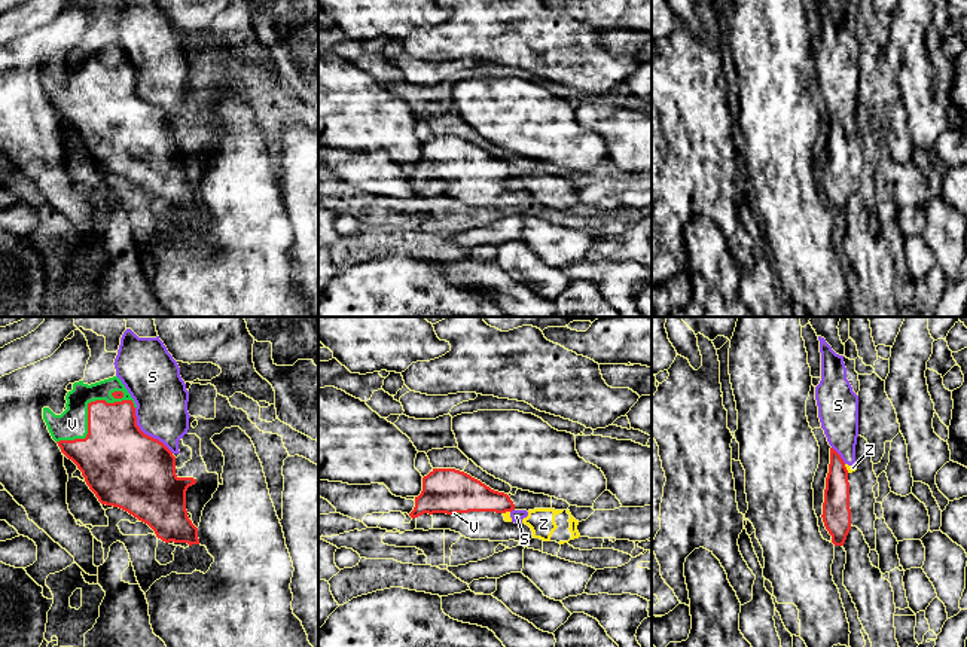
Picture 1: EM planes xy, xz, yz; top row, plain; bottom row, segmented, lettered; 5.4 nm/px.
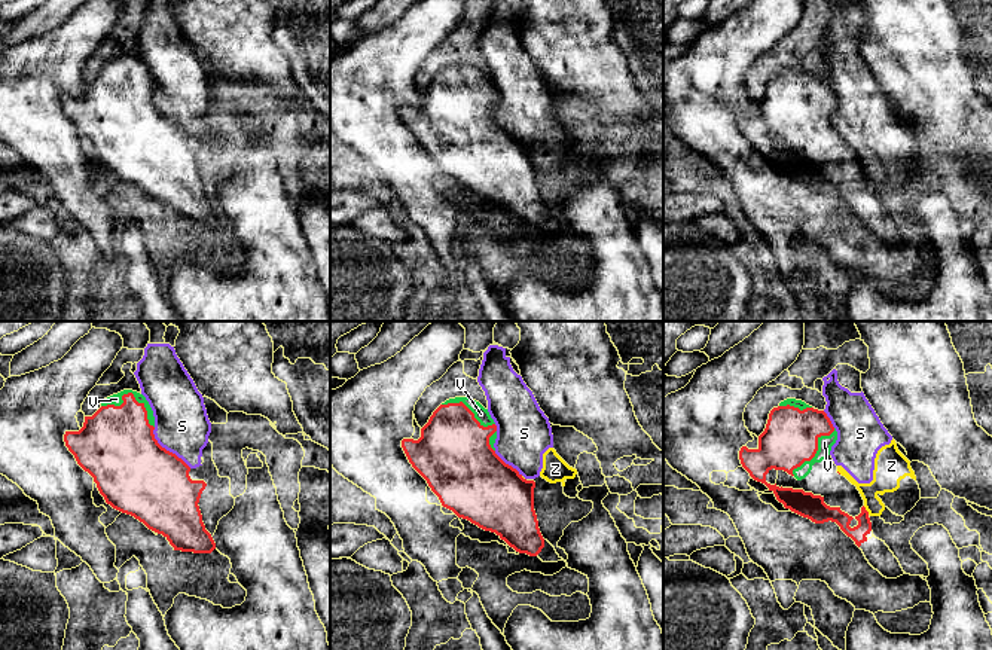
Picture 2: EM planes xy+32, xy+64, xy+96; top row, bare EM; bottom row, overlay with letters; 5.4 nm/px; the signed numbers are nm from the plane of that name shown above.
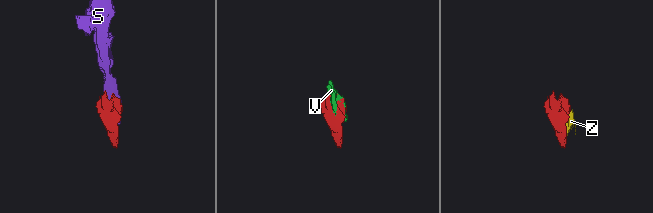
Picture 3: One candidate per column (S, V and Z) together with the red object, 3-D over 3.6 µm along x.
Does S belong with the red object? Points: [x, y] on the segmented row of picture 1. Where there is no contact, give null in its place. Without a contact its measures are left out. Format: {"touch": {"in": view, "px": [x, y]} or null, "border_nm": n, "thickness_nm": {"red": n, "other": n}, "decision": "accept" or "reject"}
{"touch": {"in": "xy", "px": [146, 435]}, "border_nm": 320, "thickness_nm": {"red": 440, "other": 280}, "decision": "reject"}

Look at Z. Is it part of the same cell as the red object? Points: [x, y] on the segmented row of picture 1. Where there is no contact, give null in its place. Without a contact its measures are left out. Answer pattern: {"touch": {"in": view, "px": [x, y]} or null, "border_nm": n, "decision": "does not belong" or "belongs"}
{"touch": {"in": "yz", "px": [845, 469]}, "border_nm": 50, "decision": "does not belong"}

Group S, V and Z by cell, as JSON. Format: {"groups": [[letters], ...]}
{"groups": [["S", "Z"], ["V"]]}

